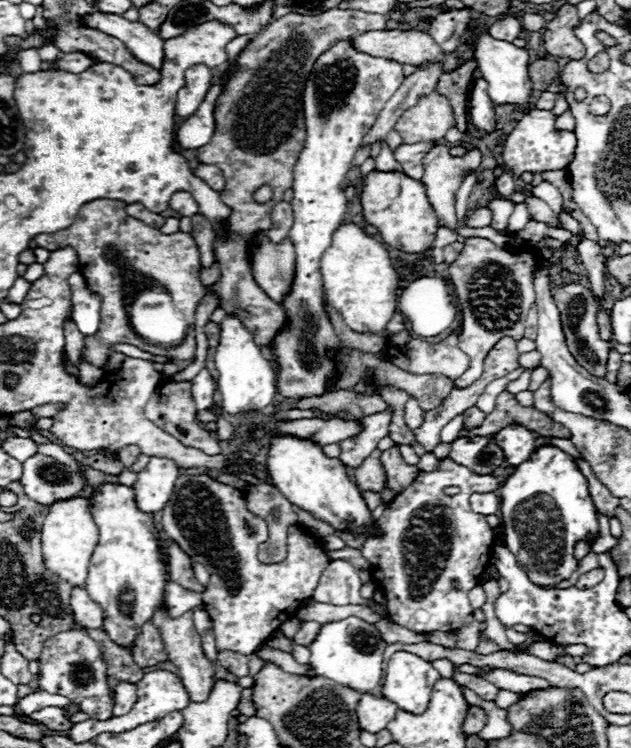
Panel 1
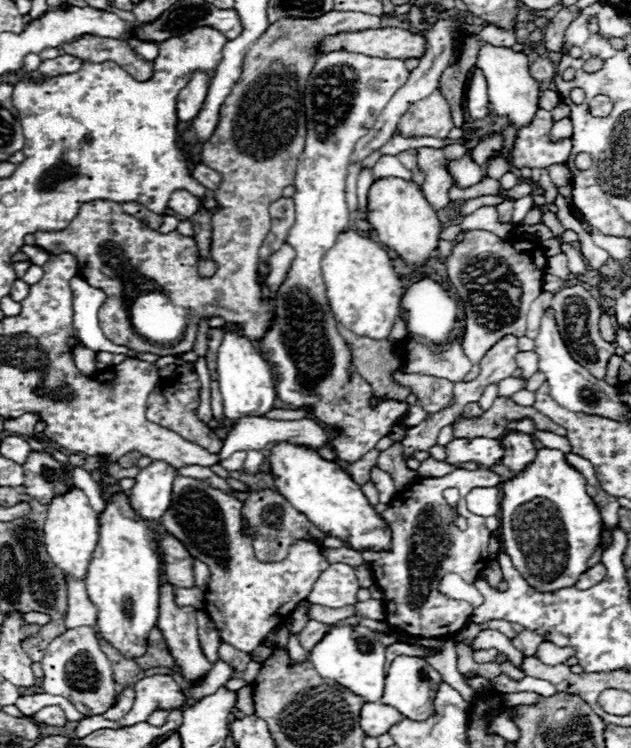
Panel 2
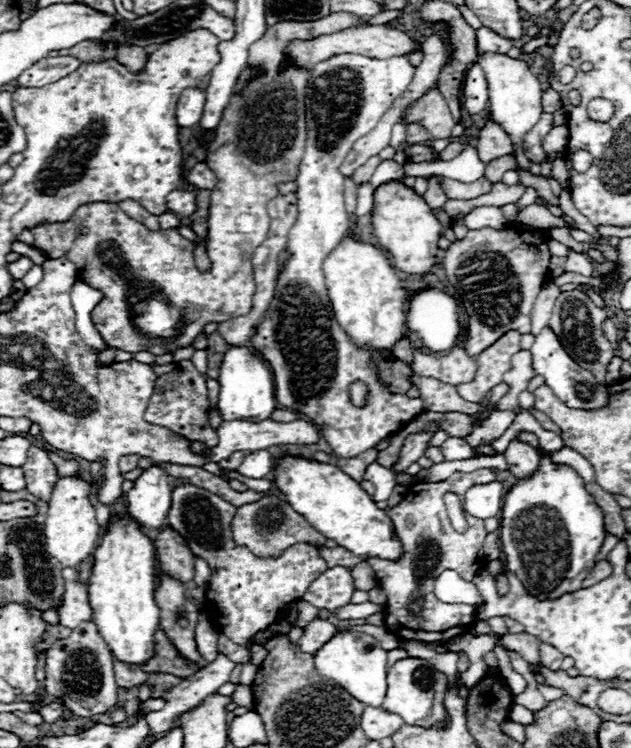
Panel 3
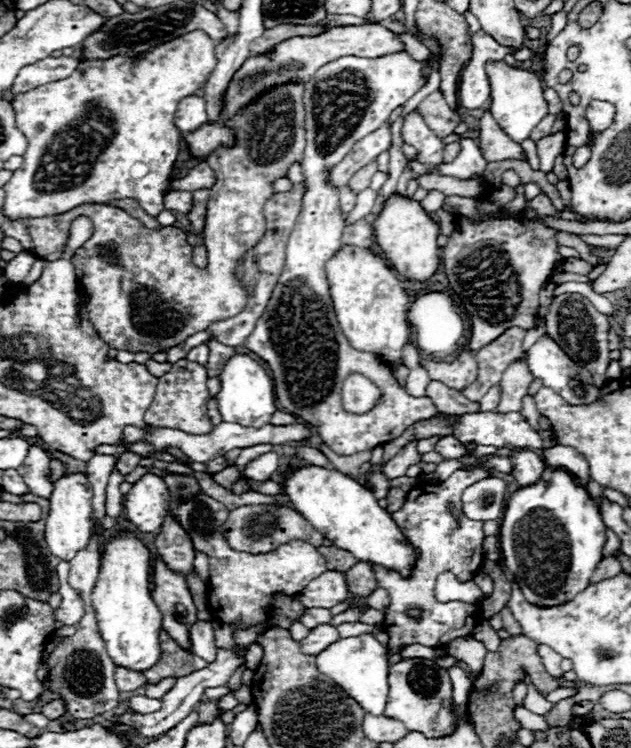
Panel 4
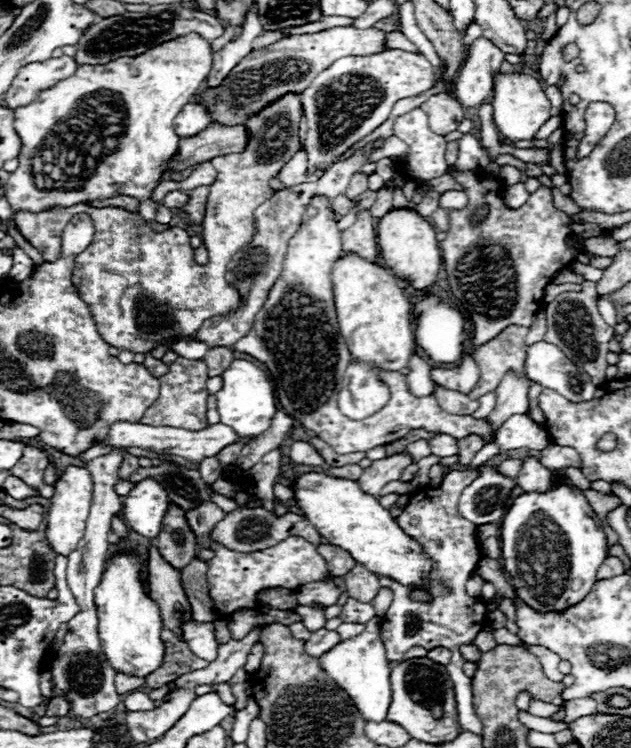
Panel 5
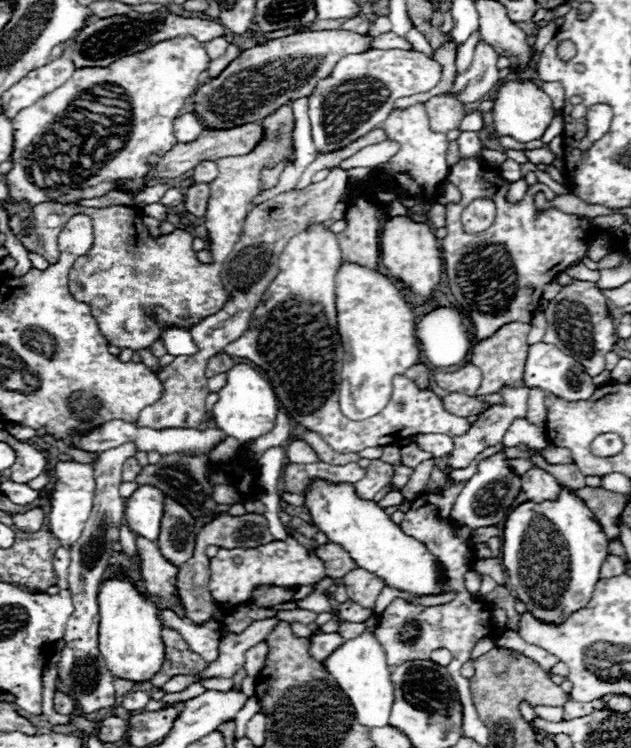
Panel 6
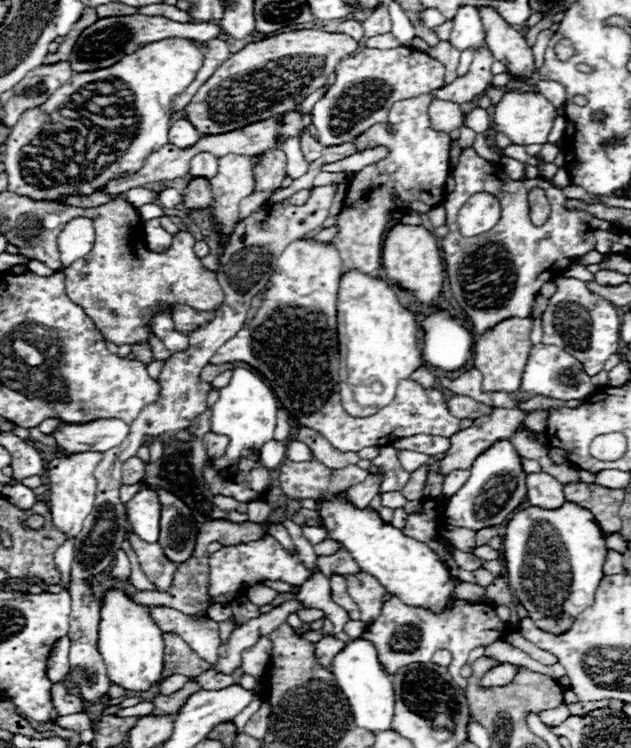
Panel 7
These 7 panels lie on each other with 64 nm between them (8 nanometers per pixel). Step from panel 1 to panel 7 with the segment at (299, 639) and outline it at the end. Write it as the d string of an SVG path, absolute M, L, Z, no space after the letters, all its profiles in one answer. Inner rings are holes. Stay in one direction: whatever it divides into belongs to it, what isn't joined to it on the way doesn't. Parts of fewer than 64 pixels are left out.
M324 636L318 642L314 642L314 656L324 668L330 668L332 656L336 656L336 652L340 652L340 648L344 648L342 640L338 640L334 636Z

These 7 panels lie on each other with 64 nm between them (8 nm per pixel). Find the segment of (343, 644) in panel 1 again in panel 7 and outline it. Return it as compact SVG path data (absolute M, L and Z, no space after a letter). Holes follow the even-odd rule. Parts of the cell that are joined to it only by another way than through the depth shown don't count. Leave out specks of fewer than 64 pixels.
M356 638L344 646L340 654L334 656L330 672L334 674L334 680L338 682L340 690L350 702L354 722L360 728L366 728L370 732L380 732L384 728L390 728L392 716L394 716L394 688L392 688L392 676L384 670L384 666L378 660L378 650L372 642L364 638Z

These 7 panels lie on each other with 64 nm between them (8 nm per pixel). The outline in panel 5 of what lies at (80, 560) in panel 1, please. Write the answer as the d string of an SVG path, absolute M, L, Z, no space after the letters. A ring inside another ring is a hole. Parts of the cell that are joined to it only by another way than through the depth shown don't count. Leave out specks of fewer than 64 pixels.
M68 466L60 478L54 484L54 496L50 498L50 510L48 510L48 518L46 518L46 536L48 542L52 546L52 550L56 554L62 556L70 556L70 552L78 546L78 542L84 536L84 528L86 528L86 518L90 512L90 504L92 504L92 478L88 474L86 468L78 468L78 466Z

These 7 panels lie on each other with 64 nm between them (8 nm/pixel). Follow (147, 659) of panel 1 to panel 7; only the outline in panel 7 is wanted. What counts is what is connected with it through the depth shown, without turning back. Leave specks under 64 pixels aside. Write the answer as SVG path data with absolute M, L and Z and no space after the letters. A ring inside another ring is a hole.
M162 634L166 650L164 650L164 670L162 670L162 680L172 676L172 674L184 674L184 676L198 676L210 668L208 662L200 660L196 652L188 648L188 644L176 636L176 634Z

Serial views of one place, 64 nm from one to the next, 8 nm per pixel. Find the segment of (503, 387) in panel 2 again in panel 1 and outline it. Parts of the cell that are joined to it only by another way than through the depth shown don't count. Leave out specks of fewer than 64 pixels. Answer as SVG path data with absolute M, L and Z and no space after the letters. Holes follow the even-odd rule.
M526 370L518 380L514 380L514 382L510 382L510 384L508 384L508 392L518 394L518 392L526 390L526 388L528 388L528 384L530 384L530 376L532 376L532 370Z

